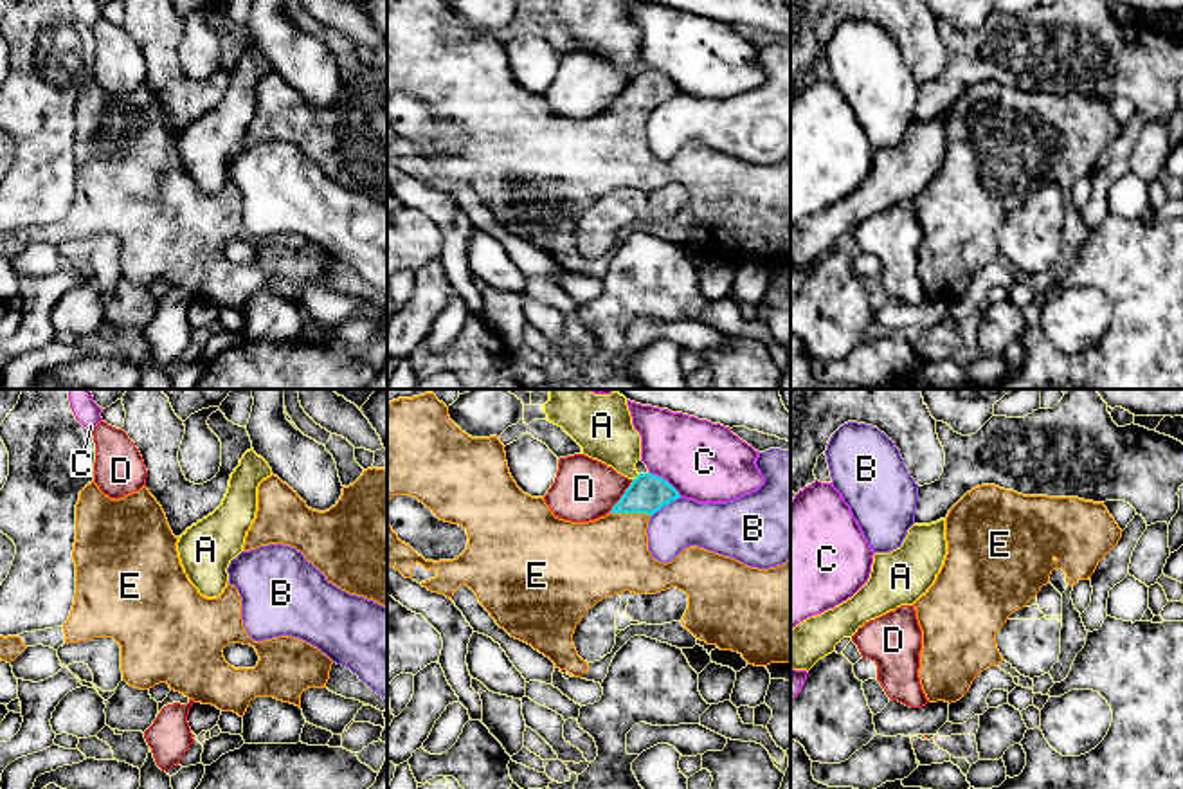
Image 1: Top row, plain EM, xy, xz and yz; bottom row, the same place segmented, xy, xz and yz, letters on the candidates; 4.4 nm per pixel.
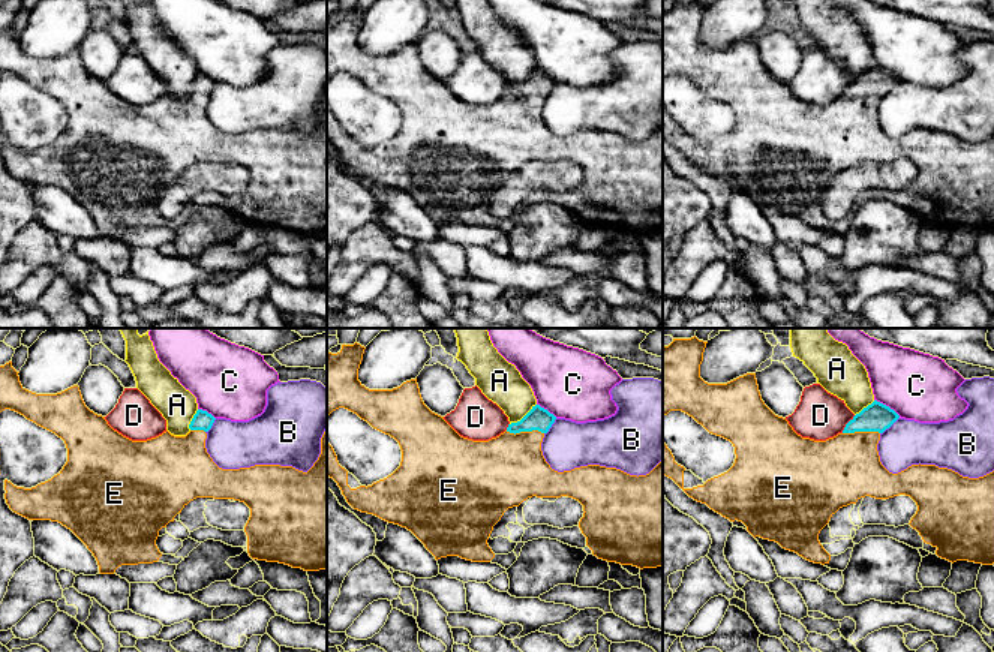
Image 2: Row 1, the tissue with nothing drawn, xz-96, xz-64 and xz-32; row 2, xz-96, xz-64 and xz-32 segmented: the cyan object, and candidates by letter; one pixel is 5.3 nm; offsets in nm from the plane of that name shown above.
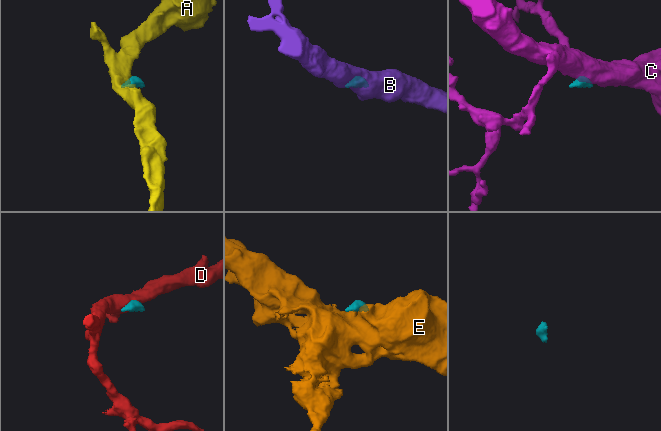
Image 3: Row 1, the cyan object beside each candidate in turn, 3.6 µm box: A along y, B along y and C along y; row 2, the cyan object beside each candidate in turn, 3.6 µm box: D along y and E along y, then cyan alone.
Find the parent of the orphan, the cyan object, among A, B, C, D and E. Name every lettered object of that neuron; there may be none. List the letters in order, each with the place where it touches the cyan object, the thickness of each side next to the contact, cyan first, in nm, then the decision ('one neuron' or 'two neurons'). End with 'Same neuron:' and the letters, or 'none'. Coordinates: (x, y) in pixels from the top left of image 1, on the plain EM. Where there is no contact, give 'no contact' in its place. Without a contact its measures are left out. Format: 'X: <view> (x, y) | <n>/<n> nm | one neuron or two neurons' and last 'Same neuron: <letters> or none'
A: xz (638, 72) | 180/260 nm | two neurons
B: xz (665, 101) | 180/220 nm | two neurons
C: xz (663, 76) | 180/360 nm | two neurons
D: xz (622, 92) | 180/280 nm | two neurons
E: xz (631, 108) | 180/340 nm | one neuron
Same neuron: E

